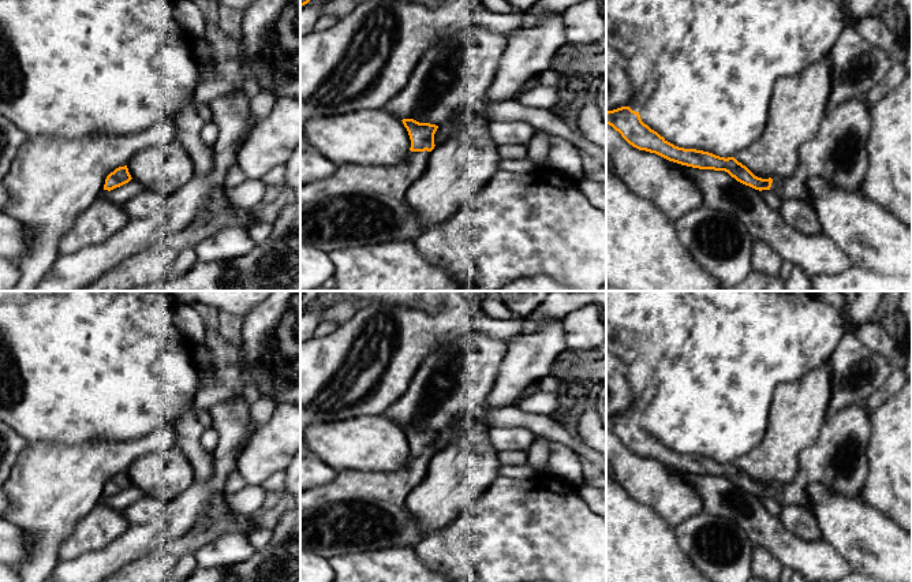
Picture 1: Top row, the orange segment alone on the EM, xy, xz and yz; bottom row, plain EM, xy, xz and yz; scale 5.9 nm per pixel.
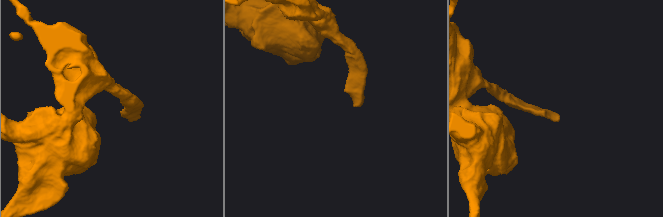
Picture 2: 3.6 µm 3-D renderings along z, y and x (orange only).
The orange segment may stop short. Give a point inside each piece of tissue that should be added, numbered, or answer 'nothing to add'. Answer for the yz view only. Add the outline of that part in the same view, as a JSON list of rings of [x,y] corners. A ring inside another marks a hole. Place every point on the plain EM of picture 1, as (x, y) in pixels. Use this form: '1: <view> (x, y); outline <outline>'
1: yz (837, 459); outline [[[848,406],[826,417],[819,437],[799,455],[796,477],[788,484],[773,484],[770,496],[782,505],[811,510],[807,488],[815,482],[846,497],[860,496],[867,466],[867,443],[871,436],[866,406]]]

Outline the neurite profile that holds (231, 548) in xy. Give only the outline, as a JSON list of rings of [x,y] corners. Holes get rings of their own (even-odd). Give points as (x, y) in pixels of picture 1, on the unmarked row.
[[[225,533],[195,552],[198,567],[228,567],[242,563],[255,552],[248,536],[243,533]]]

